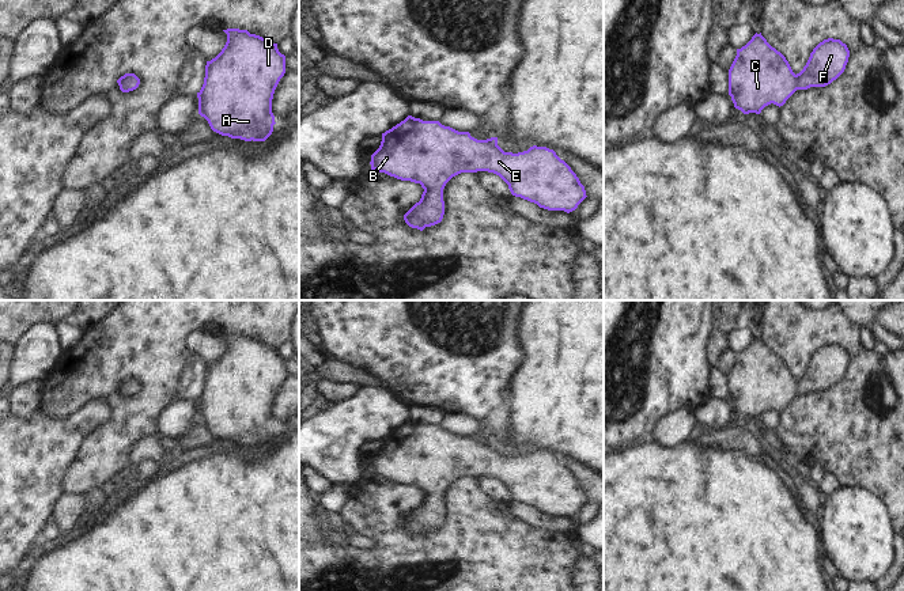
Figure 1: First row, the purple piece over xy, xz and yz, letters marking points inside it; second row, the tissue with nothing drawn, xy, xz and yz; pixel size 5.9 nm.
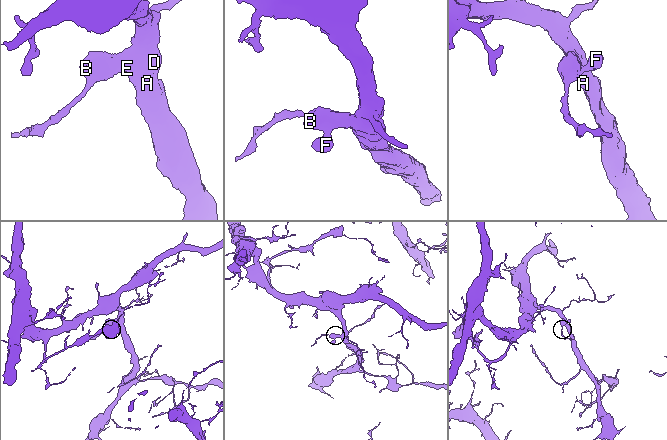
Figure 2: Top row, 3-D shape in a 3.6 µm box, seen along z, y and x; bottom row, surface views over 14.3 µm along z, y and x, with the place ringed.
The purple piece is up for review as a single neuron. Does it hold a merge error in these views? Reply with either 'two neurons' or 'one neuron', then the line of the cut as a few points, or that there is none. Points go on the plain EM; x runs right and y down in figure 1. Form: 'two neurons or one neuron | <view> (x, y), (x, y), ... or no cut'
one neuron | no cut

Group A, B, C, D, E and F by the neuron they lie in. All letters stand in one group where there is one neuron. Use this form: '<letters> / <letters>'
A B C D E F

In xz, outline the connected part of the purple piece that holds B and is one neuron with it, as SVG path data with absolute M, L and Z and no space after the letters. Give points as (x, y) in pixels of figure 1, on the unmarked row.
M412 420L382 437L381 450L371 459L370 469L371 474L378 477L421 489L424 496L420 505L404 519L405 527L420 535L442 526L443 493L453 481L461 477L493 477L508 489L512 500L548 515L570 518L587 501L576 478L553 454L533 450L518 458L504 456L498 450L498 442L477 444L469 436L458 436L439 425L423 425Z

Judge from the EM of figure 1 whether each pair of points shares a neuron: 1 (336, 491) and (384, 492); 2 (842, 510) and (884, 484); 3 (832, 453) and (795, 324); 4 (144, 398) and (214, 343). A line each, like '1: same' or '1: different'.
1: different
2: different
3: same
4: different

